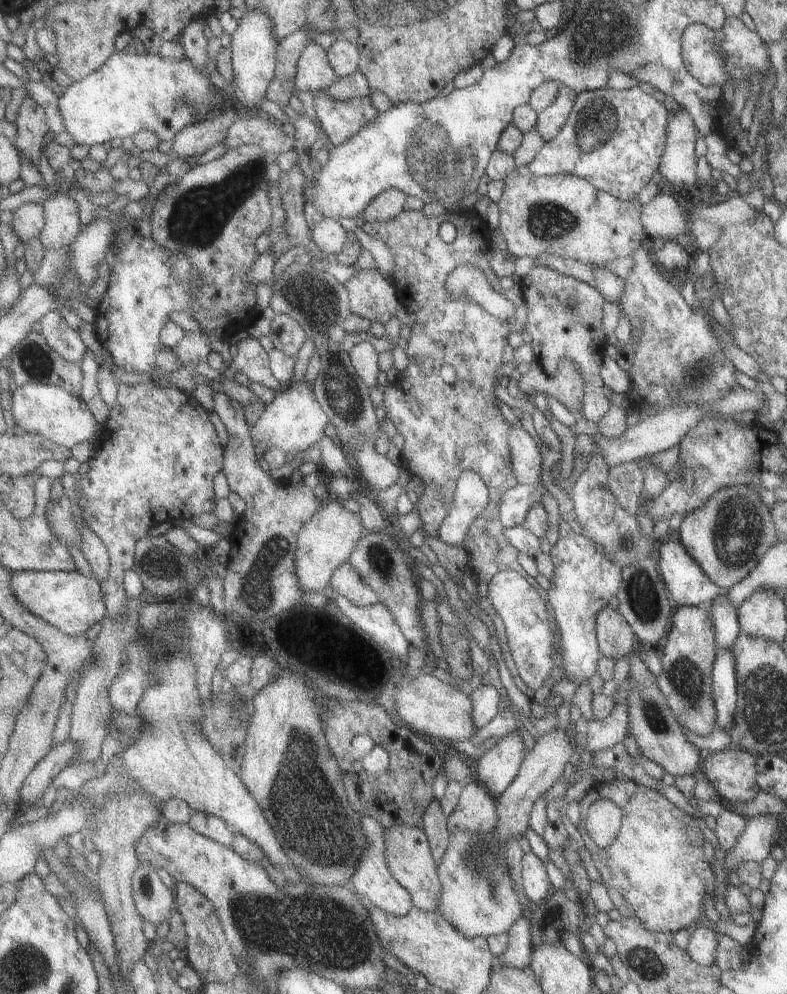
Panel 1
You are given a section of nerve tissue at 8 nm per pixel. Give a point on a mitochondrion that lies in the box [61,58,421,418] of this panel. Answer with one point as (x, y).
(201, 216)

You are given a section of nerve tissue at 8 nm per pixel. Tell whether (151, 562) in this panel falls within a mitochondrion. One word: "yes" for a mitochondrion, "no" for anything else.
yes

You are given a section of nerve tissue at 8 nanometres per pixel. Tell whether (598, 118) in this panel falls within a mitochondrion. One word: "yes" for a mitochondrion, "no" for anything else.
yes

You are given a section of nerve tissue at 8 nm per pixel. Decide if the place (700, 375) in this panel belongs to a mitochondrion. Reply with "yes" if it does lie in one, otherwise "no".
yes

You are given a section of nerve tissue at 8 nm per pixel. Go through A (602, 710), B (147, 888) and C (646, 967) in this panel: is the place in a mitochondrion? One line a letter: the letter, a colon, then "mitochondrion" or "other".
A: other
B: mitochondrion
C: mitochondrion

